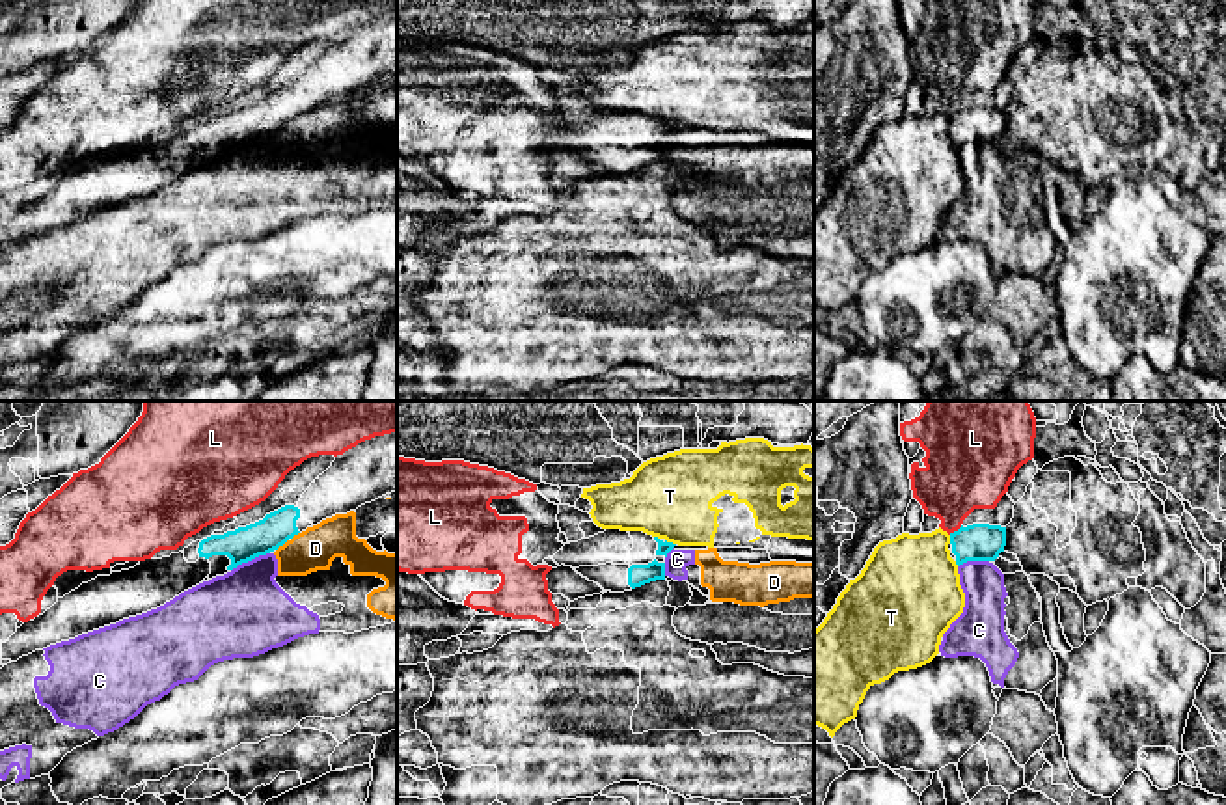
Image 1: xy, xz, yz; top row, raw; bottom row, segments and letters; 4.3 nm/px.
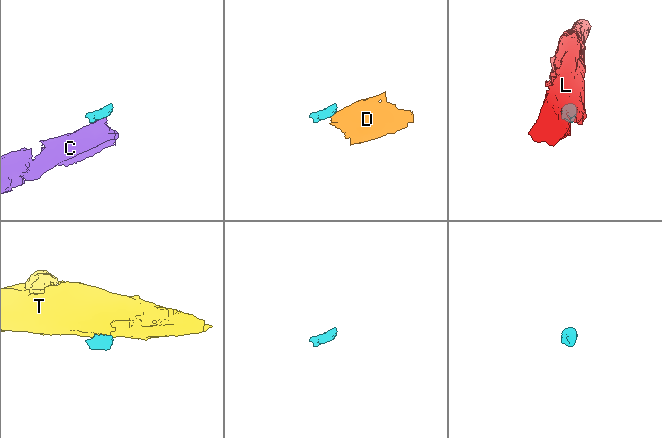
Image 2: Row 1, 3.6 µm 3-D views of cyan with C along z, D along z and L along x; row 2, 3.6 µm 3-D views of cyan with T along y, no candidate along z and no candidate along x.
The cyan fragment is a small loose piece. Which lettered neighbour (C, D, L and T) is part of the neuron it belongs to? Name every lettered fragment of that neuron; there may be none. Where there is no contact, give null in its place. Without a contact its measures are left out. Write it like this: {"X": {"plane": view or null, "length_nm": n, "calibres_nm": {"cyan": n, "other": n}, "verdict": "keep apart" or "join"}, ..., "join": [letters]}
{"C": {"plane": "xy", "length_nm": 190, "calibres_nm": {"cyan": 150, "other": 380}, "verdict": "keep apart"}, "D": {"plane": "xy", "length_nm": 80, "calibres_nm": {"cyan": 150, "other": 180}, "verdict": "keep apart"}, "L": {"plane": "yz", "length_nm": 70, "calibres_nm": {"cyan": 160, "other": 320}, "verdict": "keep apart"}, "T": {"plane": "xz", "length_nm": 50, "calibres_nm": {"cyan": 60, "other": 360}, "verdict": "keep apart"}, "join": []}

